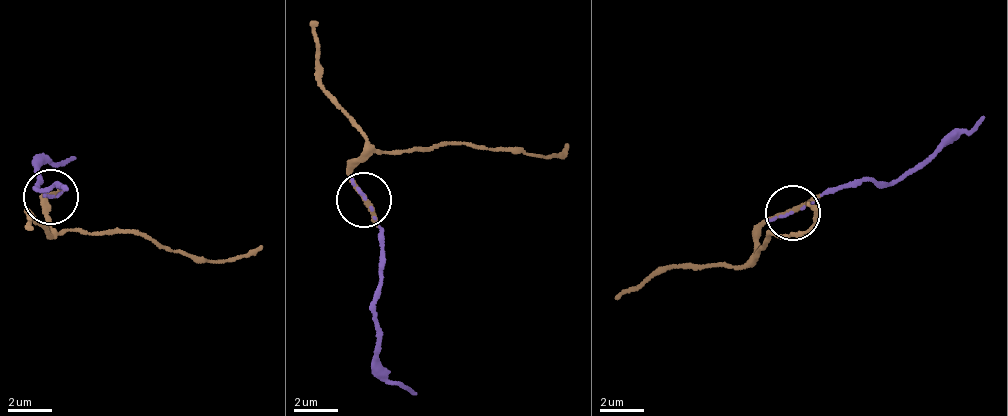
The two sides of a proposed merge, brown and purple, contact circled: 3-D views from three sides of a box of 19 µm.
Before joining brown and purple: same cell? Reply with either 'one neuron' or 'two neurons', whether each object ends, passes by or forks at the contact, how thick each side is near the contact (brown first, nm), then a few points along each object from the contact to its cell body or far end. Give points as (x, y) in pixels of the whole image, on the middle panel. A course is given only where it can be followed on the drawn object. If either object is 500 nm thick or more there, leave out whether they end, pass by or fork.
one neuron; brown passes by; purple ends; calibres 200 and 90 nm; course brown (361, 201), (352, 169), (375, 151), (467, 145), (544, 154), (568, 146); course purple (361, 201), (383, 247), (372, 319), (391, 381), (417, 393)

